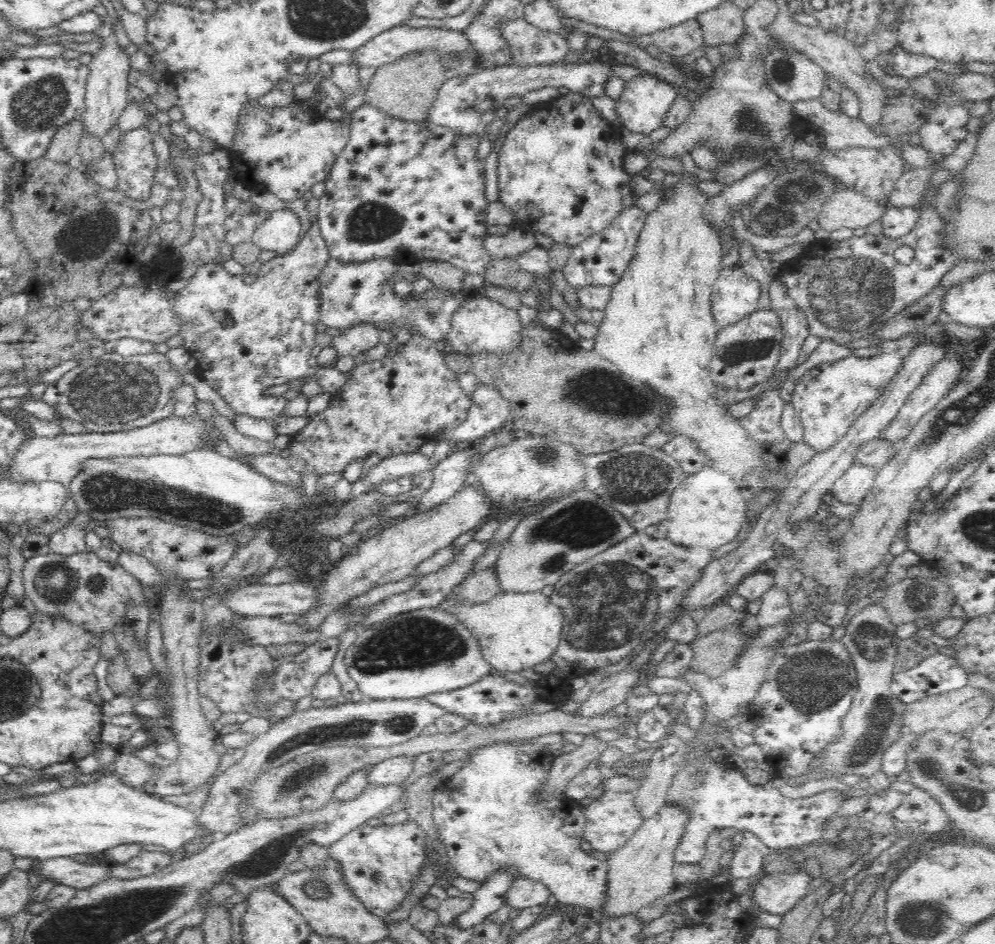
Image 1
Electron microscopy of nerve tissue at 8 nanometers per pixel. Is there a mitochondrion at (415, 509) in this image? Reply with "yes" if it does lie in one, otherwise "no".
no

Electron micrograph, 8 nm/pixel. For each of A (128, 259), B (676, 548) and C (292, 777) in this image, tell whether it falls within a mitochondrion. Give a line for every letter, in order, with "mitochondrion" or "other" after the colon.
A: other
B: other
C: mitochondrion

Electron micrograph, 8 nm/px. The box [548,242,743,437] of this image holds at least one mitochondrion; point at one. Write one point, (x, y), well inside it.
(599, 390)

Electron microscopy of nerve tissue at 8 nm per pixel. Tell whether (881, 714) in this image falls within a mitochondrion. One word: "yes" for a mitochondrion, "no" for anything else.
yes

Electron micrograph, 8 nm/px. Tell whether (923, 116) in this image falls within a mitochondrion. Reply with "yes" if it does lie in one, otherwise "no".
no

